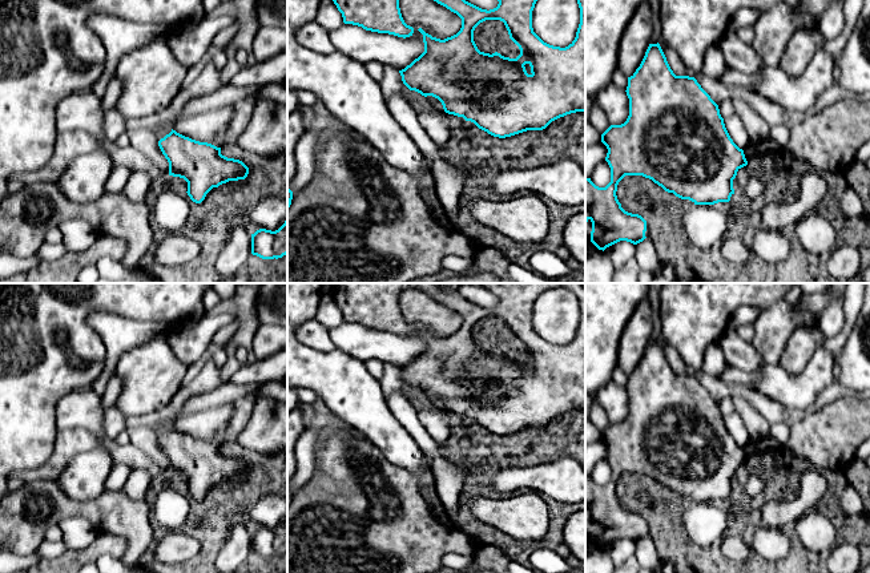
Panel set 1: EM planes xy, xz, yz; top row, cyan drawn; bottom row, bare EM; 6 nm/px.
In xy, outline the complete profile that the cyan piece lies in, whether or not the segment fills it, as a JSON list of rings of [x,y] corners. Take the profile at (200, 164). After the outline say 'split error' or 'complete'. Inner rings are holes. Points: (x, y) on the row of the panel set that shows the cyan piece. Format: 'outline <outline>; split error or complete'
outline [[[172,129],[158,141],[169,162],[169,175],[188,182],[188,195],[201,203],[206,194],[229,181],[245,179],[249,168],[239,160],[221,154],[221,148],[185,137]]]; complete

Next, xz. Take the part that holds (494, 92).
outline [[[434,0],[462,19],[460,31],[444,40],[422,28],[424,52],[399,70],[403,84],[422,96],[438,98],[446,113],[463,117],[499,138],[527,130],[543,130],[571,113],[585,113],[585,0],[577,0],[580,24],[575,40],[565,48],[544,43],[532,28],[537,0],[498,0],[494,9],[482,9],[466,0]],[[486,20],[504,23],[509,39],[519,47],[516,58],[480,52],[474,41],[475,28]]]; complete

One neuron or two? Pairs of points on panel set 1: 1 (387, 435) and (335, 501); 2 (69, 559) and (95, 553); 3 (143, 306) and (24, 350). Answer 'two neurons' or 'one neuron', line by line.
1: two neurons
2: one neuron
3: one neuron

